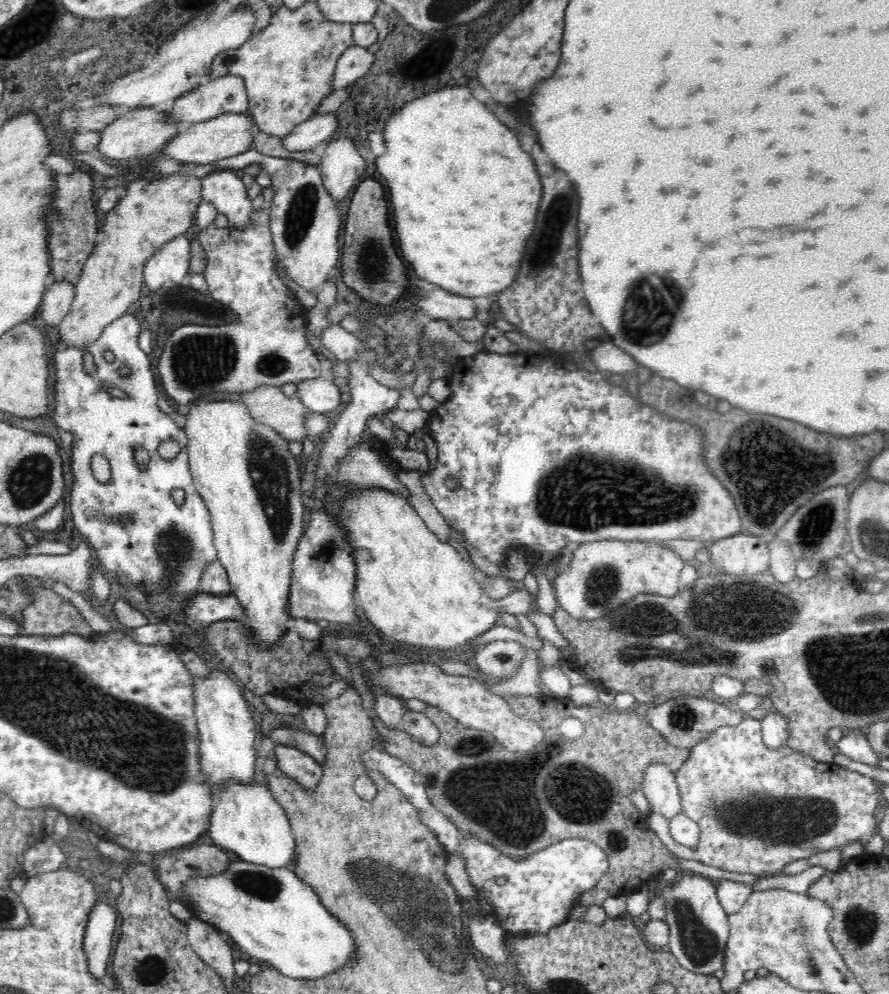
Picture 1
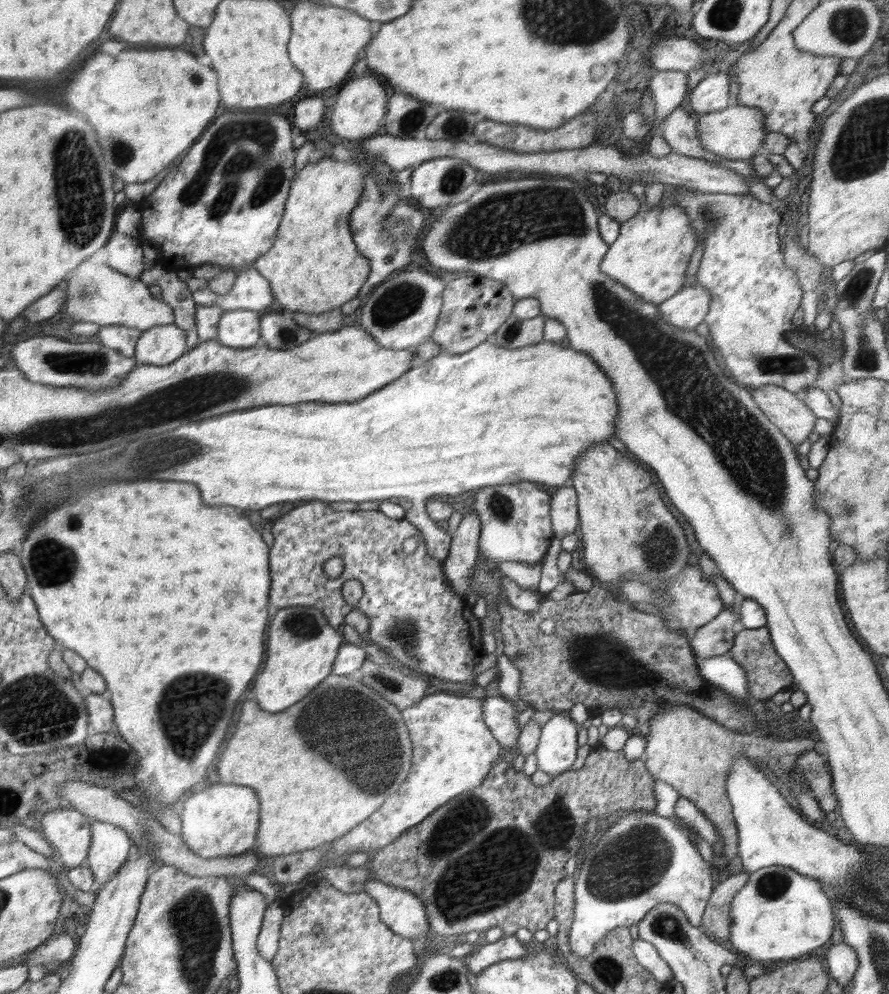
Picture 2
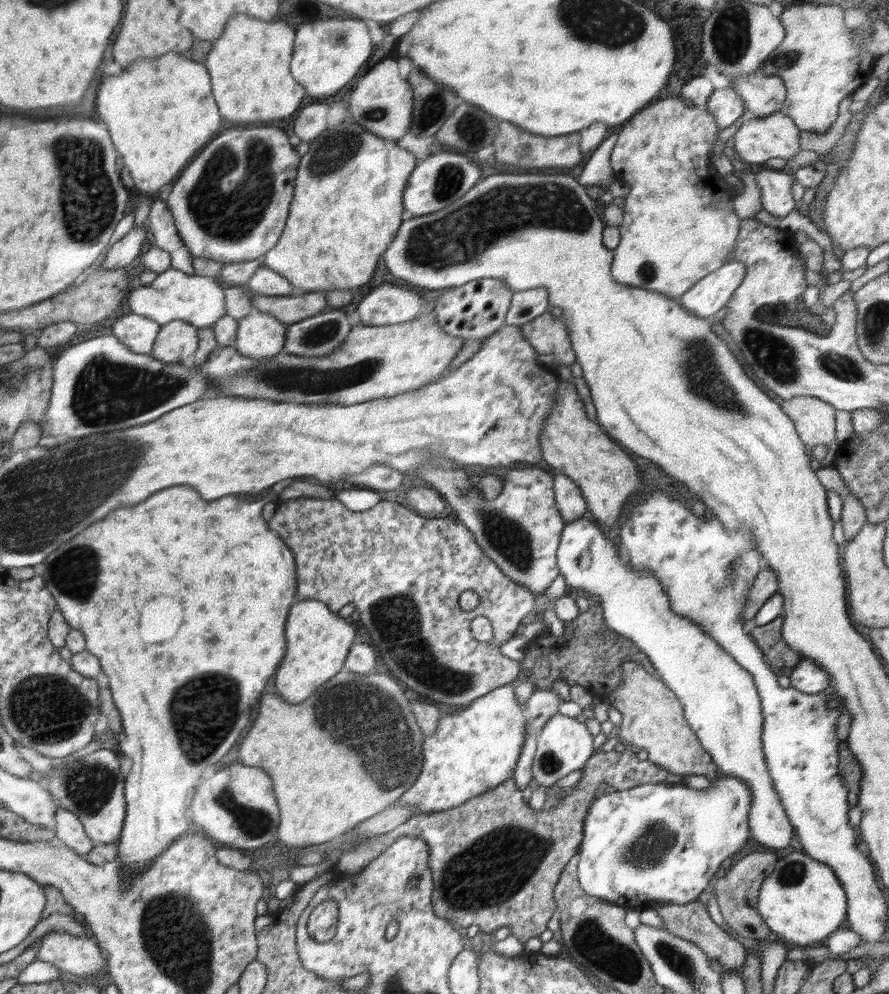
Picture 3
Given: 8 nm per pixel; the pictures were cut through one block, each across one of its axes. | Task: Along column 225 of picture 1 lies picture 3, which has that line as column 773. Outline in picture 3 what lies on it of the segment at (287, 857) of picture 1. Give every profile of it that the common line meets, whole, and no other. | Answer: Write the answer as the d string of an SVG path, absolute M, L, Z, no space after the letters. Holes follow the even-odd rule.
M586 512L582 517L566 523L562 531L556 555L557 568L566 584L576 588L590 599L598 600L602 606L605 623L622 636L628 636L648 656L659 679L672 690L684 708L689 727L696 733L700 744L716 763L724 776L740 778L753 792L753 802L748 817L751 837L760 845L776 850L787 850L793 837L793 826L784 813L776 789L766 767L761 741L764 715L753 676L736 662L729 652L716 643L702 626L682 614L670 609L670 597L662 589L662 583L651 570L633 570L618 555L614 542L606 537L603 527Z

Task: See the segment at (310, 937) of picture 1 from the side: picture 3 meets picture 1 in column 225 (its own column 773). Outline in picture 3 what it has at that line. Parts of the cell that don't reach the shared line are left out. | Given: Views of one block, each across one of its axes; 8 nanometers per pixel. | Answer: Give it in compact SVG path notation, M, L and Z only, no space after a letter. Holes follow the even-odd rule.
M792 851L792 854L778 860L776 868L762 882L758 894L757 910L764 919L764 923L768 925L770 932L775 932L779 939L798 946L808 946L815 942L824 942L828 935L846 924L847 902L846 891L840 885L832 867L826 865L826 863L816 861L806 852Z

